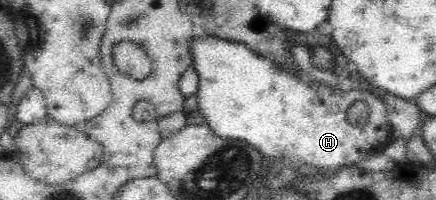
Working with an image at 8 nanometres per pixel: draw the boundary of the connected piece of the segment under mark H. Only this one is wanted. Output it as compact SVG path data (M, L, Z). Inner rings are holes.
M195 37L191 42L193 67L198 75L197 88L198 111L203 113L205 121L215 135L223 139L243 139L255 149L259 149L265 157L274 159L288 159L299 170L311 173L315 171L331 172L343 167L357 166L367 159L371 159L381 149L385 149L389 138L393 138L392 129L387 117L387 109L369 91L333 91L324 83L313 83L298 75L297 71L281 69L271 58L263 57L256 51L249 49L244 43L217 38ZM360 99L368 104L369 119L365 125L351 126L347 122L347 107Z

